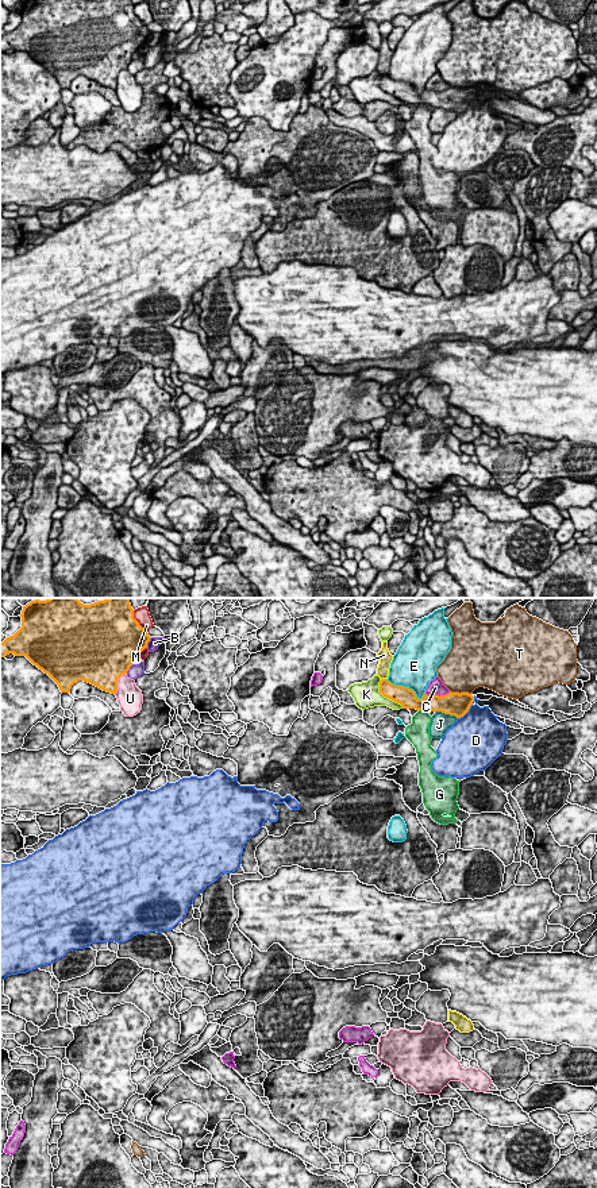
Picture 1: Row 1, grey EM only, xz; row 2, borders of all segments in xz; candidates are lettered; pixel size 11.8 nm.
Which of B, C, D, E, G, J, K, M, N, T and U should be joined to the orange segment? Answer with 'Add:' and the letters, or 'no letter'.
Add: no letter

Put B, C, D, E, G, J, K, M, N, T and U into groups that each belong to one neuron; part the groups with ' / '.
B / C / D / E / G / J / K / M / N / T / U

